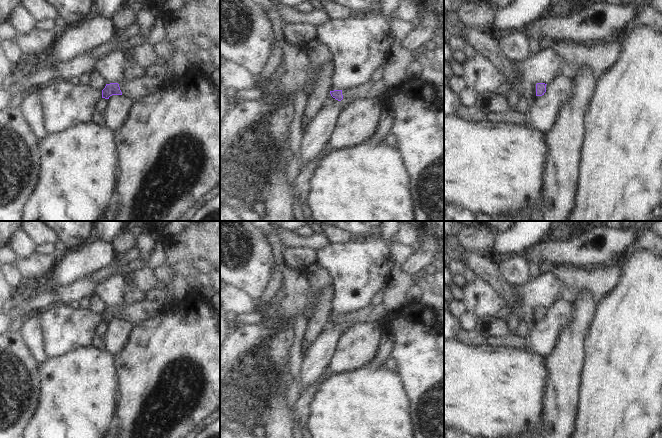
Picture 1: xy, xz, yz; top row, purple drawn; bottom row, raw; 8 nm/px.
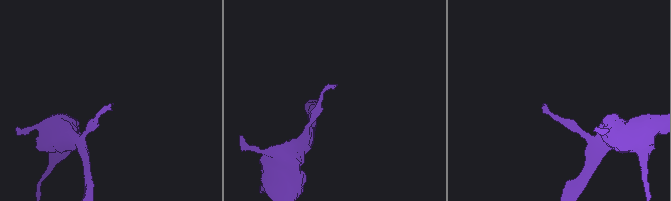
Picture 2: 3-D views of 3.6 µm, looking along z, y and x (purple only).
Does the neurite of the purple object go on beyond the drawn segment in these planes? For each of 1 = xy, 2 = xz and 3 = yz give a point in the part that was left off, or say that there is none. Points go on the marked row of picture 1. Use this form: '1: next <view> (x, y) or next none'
1: next none
2: next none
3: next none

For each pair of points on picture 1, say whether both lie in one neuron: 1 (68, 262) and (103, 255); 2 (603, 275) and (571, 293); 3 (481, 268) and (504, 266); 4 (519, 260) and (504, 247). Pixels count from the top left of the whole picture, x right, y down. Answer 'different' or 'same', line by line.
1: same
2: different
3: different
4: different

